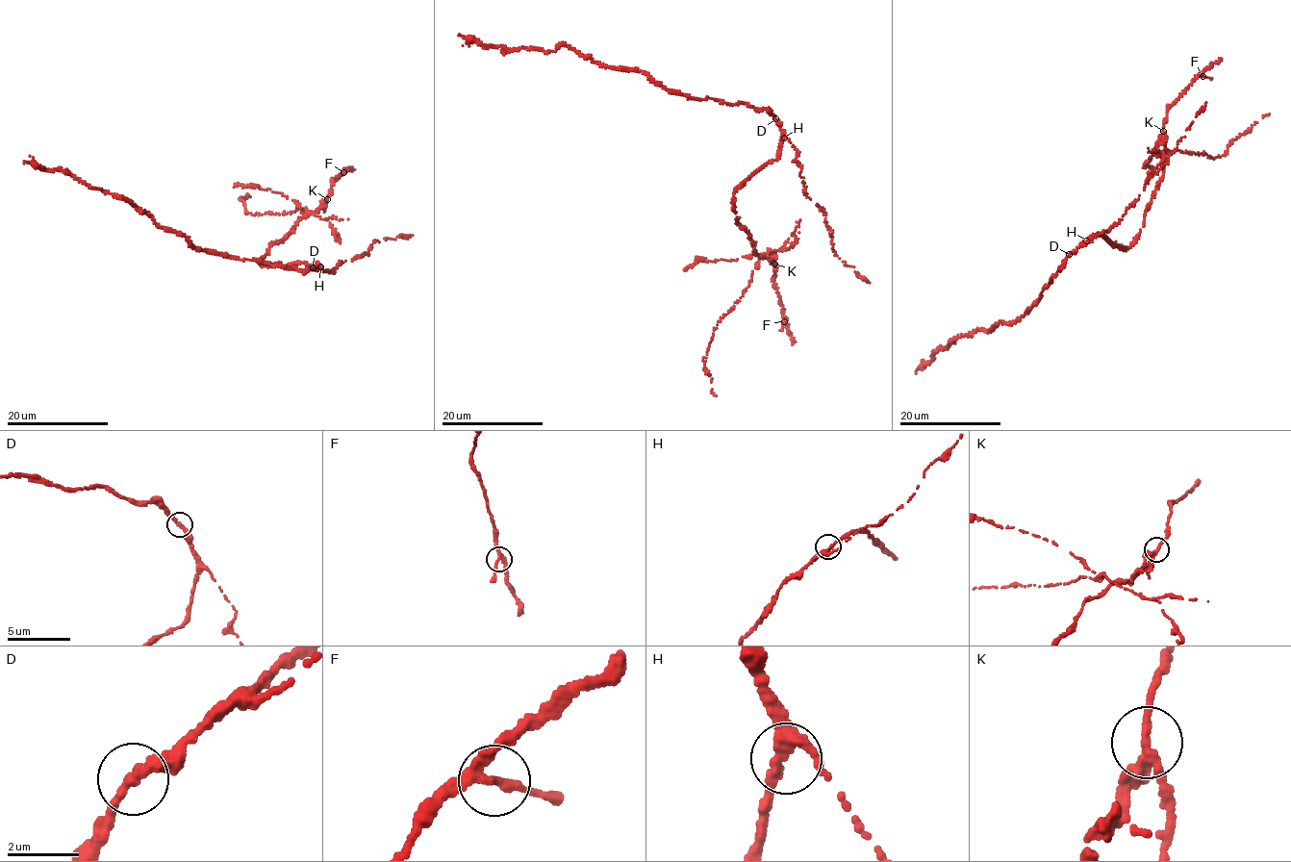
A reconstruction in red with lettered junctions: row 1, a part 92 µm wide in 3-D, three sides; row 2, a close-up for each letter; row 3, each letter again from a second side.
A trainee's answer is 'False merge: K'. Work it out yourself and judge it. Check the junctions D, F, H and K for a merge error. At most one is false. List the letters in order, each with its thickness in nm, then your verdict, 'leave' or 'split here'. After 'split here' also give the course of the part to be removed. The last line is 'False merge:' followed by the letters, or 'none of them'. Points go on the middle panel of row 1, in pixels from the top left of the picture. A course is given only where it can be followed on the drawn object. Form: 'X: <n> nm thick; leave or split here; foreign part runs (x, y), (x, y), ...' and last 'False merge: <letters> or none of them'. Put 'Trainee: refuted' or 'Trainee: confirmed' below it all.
D: 320 nm thick; leave
F: 280 nm thick; leave
H: 320 nm thick; leave
K: 280 nm thick; split here; foreign part runs (774, 264), (770, 251), (761, 255), (744, 294), (719, 322), (704, 360), (716, 396)
False merge: K
Trainee: confirmed

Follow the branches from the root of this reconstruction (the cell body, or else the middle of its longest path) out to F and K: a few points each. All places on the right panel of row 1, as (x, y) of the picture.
F: (1078, 246), (1103, 235), (1114, 246), (1125, 248), (1139, 234), (1162, 178), (1166, 109), (1191, 82), (1202, 76)
K: (1078, 246), (1103, 235), (1114, 246), (1125, 248), (1139, 234), (1162, 178), (1167, 140), (1163, 131)

